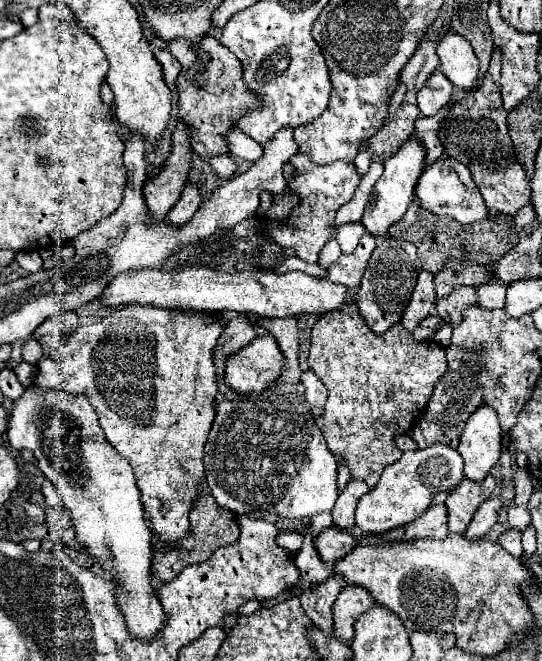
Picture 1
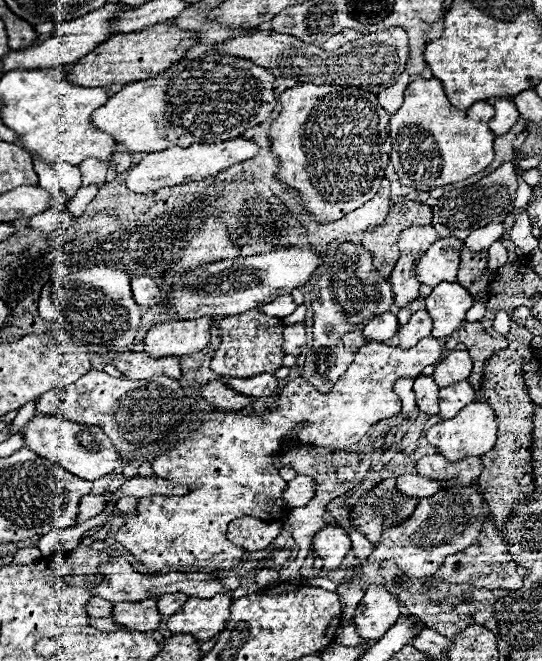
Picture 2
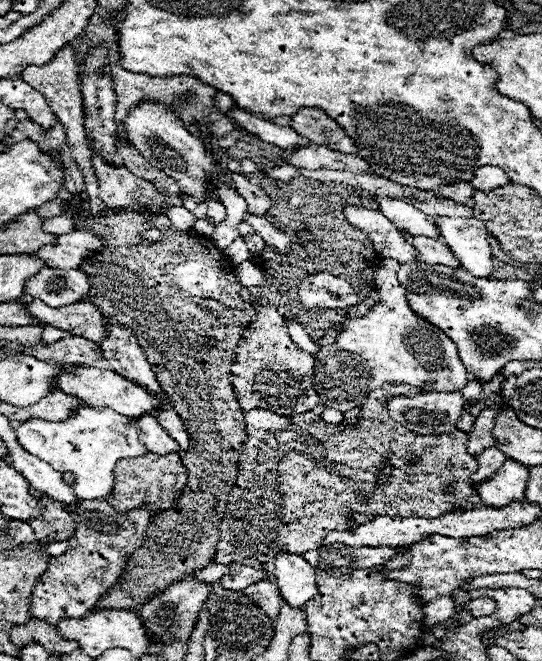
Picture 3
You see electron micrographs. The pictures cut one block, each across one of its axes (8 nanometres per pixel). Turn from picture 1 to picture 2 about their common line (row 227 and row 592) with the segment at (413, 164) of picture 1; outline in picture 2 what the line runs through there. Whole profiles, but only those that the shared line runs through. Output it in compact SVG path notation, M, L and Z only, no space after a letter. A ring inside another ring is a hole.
M372 584L354 612L354 624L358 634L366 640L378 640L396 624L400 616L400 606L394 594L386 590L382 584Z

